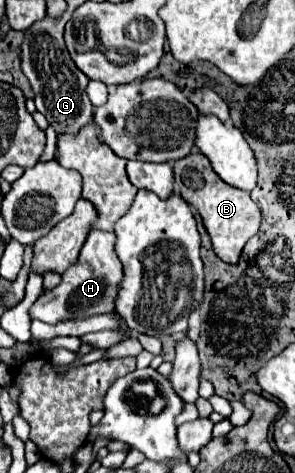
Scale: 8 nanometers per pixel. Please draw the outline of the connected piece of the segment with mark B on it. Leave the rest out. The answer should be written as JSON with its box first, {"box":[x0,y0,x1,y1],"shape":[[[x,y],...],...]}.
{"box":[173,153,259,263],"shape":[[[191,153],[179,161],[173,163],[175,173],[175,191],[183,195],[203,217],[203,223],[211,235],[215,253],[225,263],[237,263],[241,249],[259,231],[259,205],[249,197],[249,193],[235,189],[227,185],[225,181],[219,181],[219,175],[211,169],[211,163],[201,153]]]}

